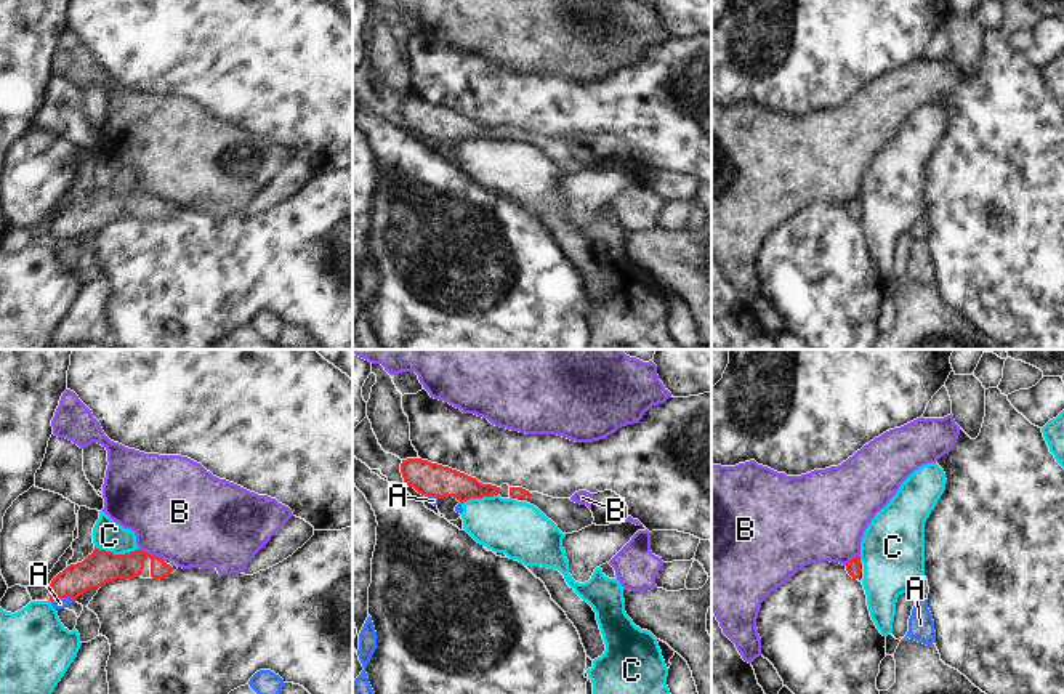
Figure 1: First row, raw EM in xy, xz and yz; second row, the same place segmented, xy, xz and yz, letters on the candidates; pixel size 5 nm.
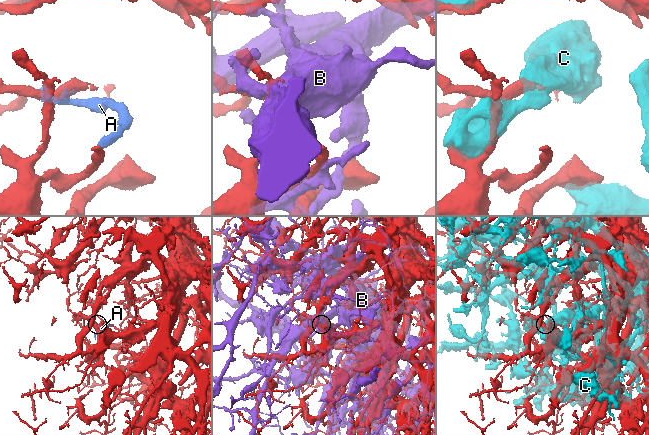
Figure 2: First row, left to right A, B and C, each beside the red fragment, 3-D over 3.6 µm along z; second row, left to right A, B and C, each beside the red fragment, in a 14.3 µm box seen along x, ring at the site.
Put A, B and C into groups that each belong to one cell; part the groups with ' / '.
A / B / C

